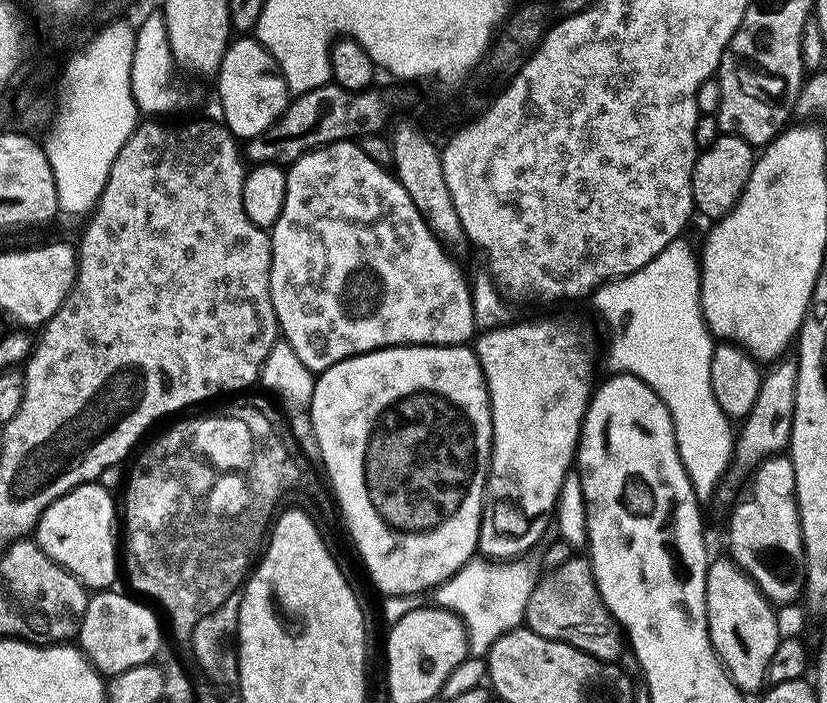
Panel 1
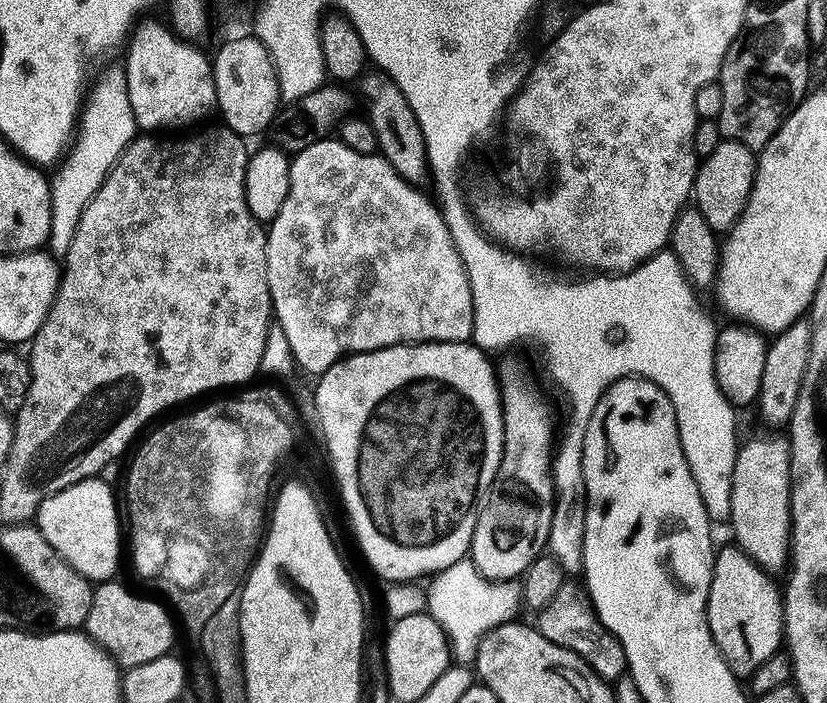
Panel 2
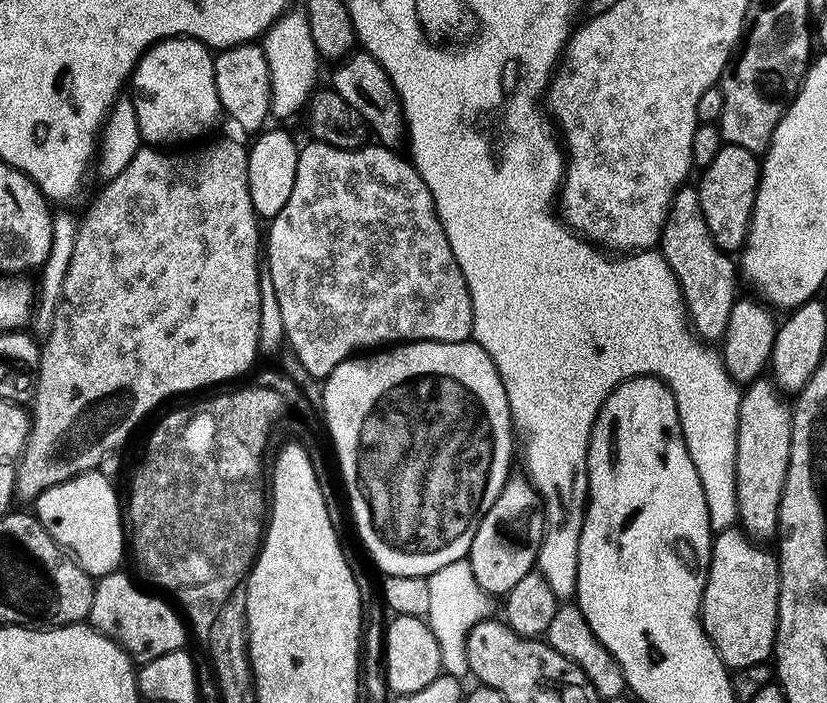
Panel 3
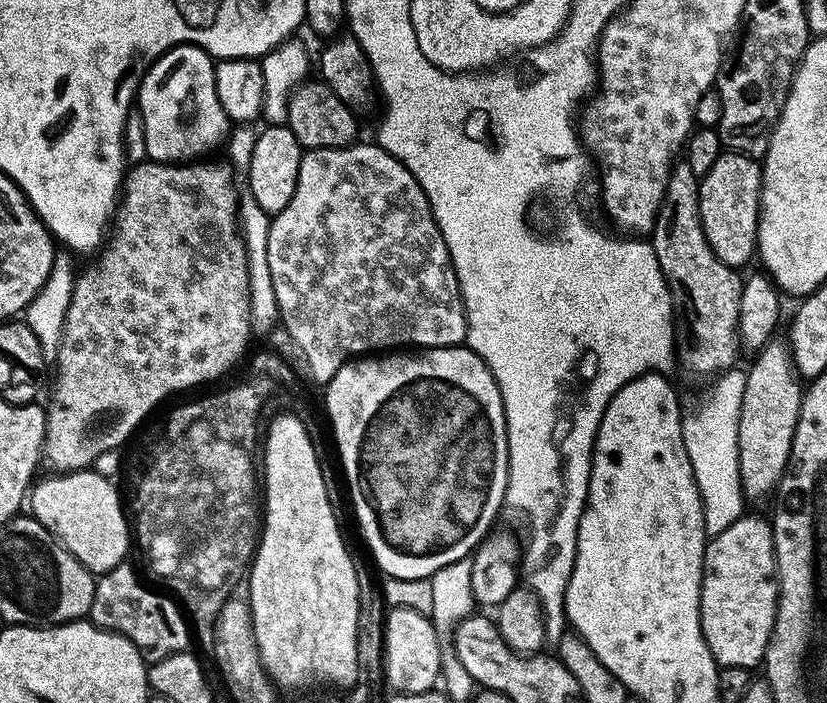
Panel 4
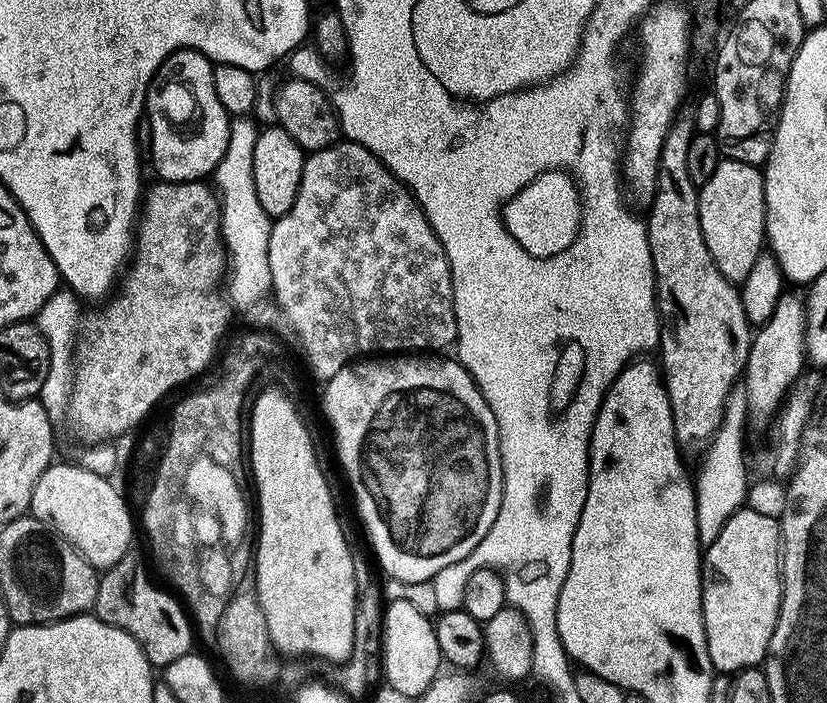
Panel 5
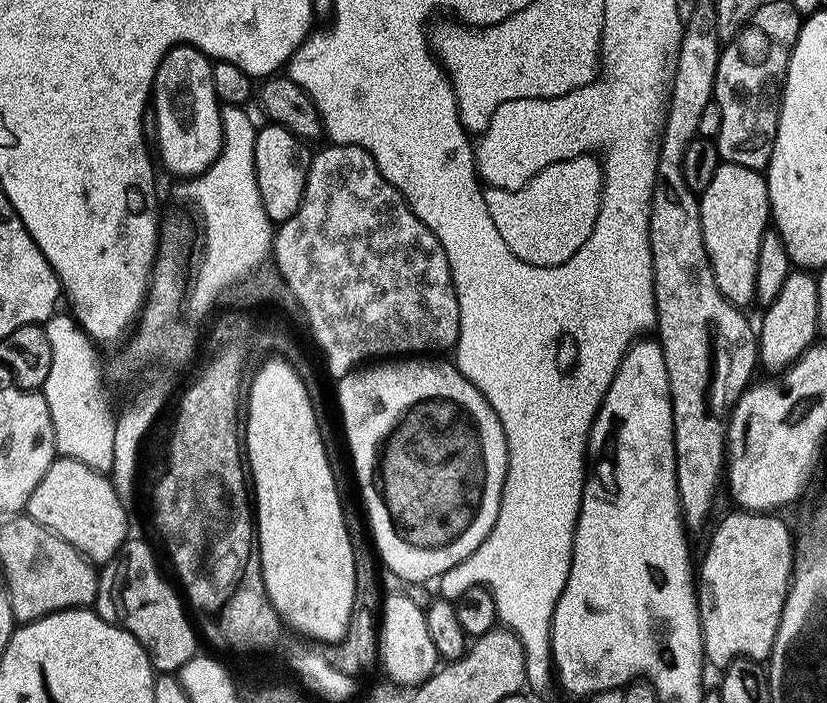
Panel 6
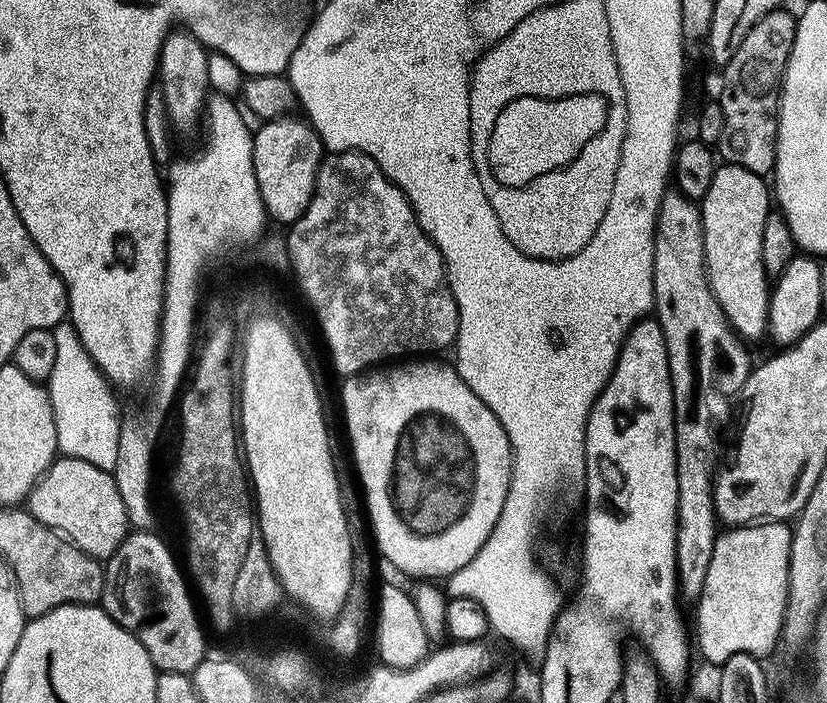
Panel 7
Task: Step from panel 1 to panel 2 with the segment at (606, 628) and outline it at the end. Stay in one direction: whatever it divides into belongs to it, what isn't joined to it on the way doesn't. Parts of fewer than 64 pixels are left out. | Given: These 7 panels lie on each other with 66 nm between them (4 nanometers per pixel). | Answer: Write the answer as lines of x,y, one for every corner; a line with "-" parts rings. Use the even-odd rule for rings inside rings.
561,583
554,598
538,612
540,633
550,638
550,642
566,650
574,650
574,654
581,656
603,680
615,682
628,667
626,654
619,642
604,629
602,622
596,617
587,591
579,583
576,584

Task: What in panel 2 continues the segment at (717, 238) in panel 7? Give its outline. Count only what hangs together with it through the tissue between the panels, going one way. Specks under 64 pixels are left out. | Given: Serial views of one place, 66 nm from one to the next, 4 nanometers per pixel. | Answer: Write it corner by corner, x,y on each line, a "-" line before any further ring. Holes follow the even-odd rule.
721,139
714,154
703,157
696,170
696,180
692,183
694,207
710,222
718,234
727,234
738,222
746,202
750,198
752,183
756,177
757,157
753,149
742,146
733,140

